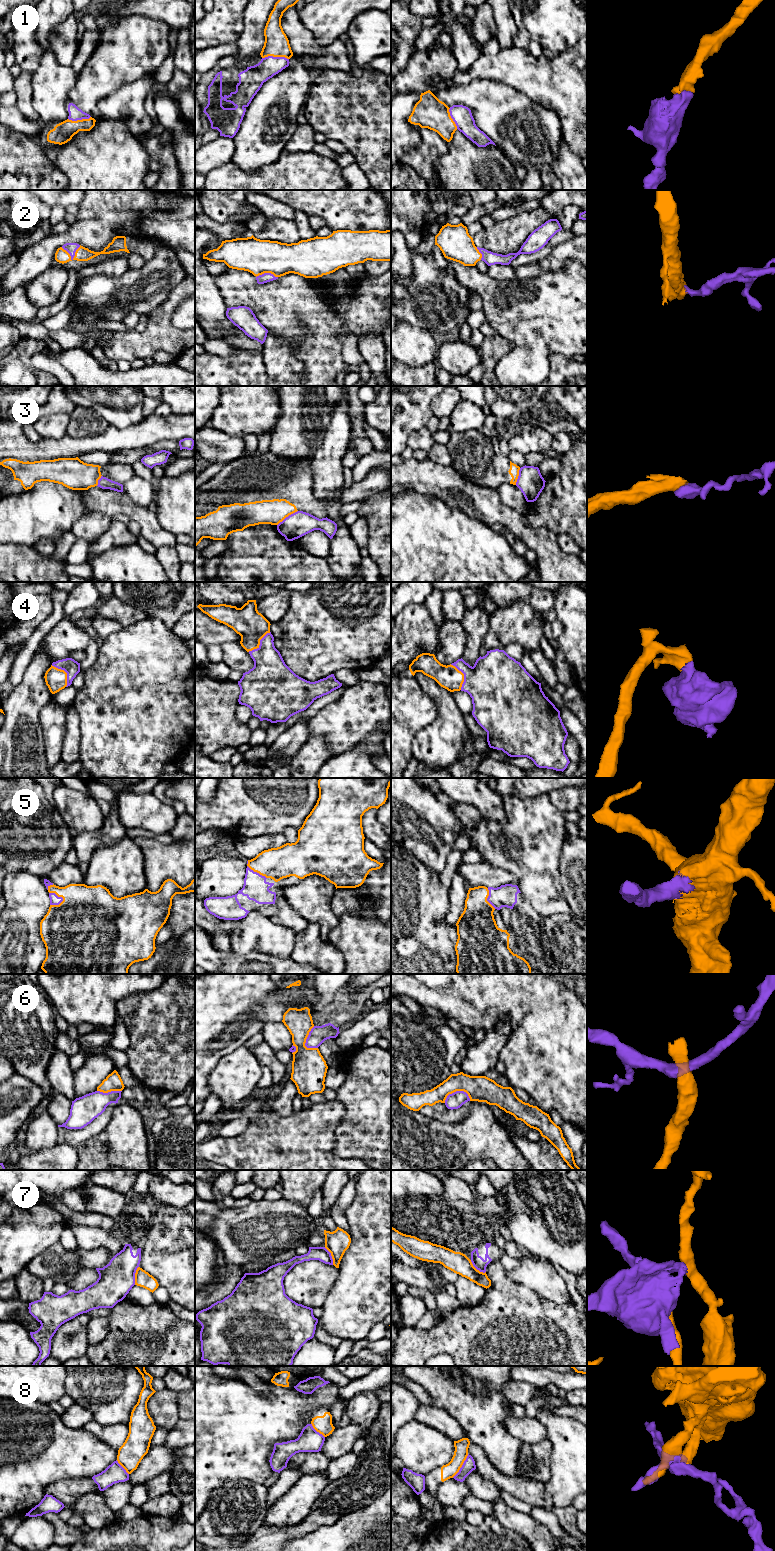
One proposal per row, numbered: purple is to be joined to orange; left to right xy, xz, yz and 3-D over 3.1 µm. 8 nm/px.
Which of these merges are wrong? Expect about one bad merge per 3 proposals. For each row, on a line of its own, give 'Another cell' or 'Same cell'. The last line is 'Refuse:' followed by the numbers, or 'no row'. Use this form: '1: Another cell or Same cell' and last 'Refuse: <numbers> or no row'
1: Same cell
2: Same cell
3: Another cell
4: Same cell
5: Same cell
6: Another cell
7: Another cell
8: Another cell
Refuse: 3, 6, 7, 8

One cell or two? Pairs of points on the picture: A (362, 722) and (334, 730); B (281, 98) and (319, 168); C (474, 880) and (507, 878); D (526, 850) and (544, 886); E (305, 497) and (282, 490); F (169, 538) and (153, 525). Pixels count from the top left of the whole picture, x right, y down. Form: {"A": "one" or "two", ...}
{"A": "one", "B": "two", "C": "one", "D": "one", "E": "one", "F": "one"}

